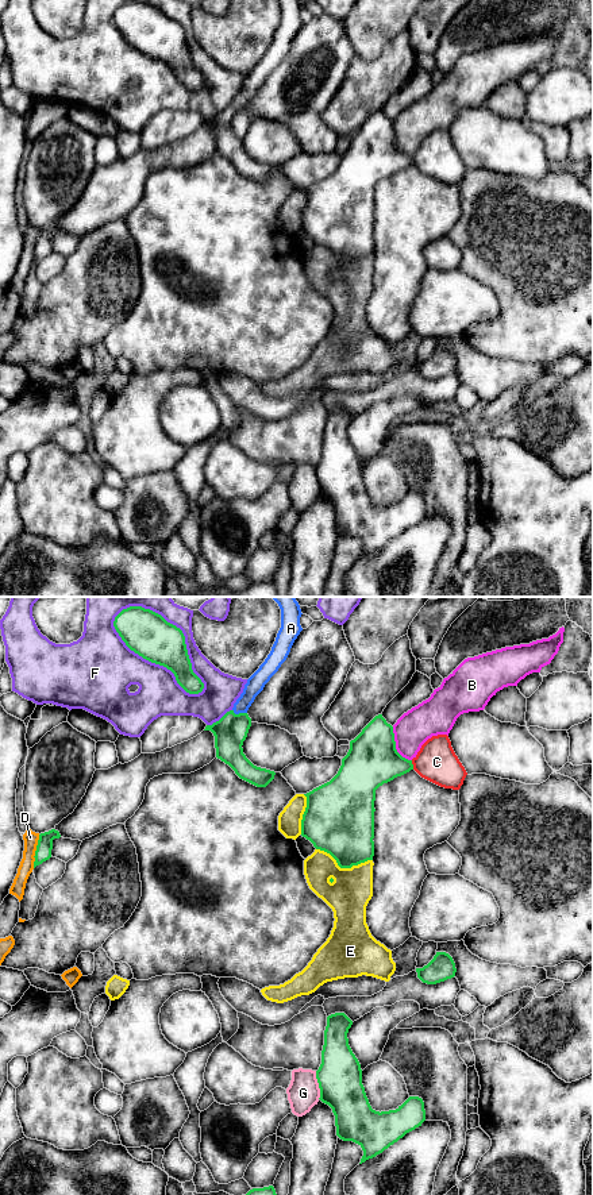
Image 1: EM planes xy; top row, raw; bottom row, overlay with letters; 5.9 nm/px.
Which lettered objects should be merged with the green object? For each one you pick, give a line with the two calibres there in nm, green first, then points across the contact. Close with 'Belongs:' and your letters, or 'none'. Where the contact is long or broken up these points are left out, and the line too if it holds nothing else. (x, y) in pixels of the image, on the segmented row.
A: 200/110 nm | across xy (230, 732), (239, 713), (242, 704), (255, 683)
Belongs: A

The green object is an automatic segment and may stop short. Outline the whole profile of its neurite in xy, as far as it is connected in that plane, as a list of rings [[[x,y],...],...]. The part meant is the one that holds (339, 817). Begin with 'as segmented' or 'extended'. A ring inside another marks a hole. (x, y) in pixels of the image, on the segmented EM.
as segmented; [[[382,714],[376,716],[362,732],[350,741],[338,774],[327,783],[304,794],[307,807],[301,820],[301,836],[316,849],[330,853],[340,868],[351,868],[374,856],[374,801],[376,790],[413,770],[412,760],[396,749],[393,726]]]

